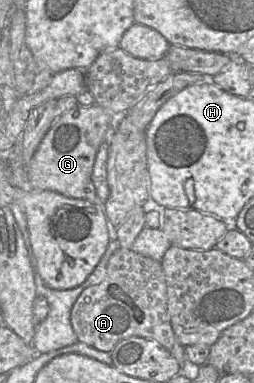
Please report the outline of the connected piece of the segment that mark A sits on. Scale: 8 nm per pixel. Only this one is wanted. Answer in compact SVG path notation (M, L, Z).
M117 249L108 260L104 280L80 294L72 307L71 325L79 342L99 351L111 353L120 341L136 336L158 342L181 367L186 360L185 347L177 341L167 311L167 287L162 264L131 249Z

